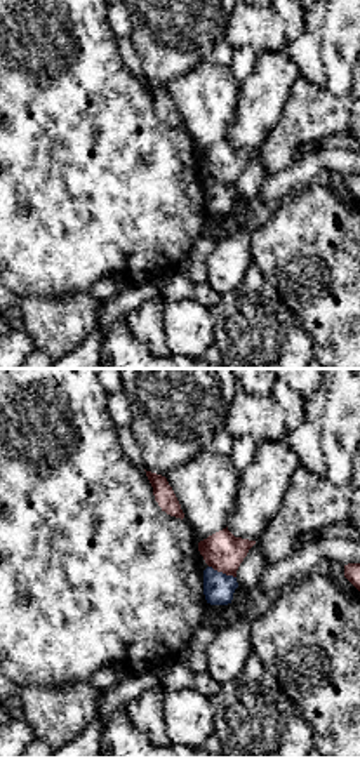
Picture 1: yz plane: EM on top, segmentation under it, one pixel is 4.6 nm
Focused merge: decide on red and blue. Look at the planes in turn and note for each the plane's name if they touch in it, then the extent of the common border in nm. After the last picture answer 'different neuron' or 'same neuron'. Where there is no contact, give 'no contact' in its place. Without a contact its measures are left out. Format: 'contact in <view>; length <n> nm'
contact in yz; length 140 nm

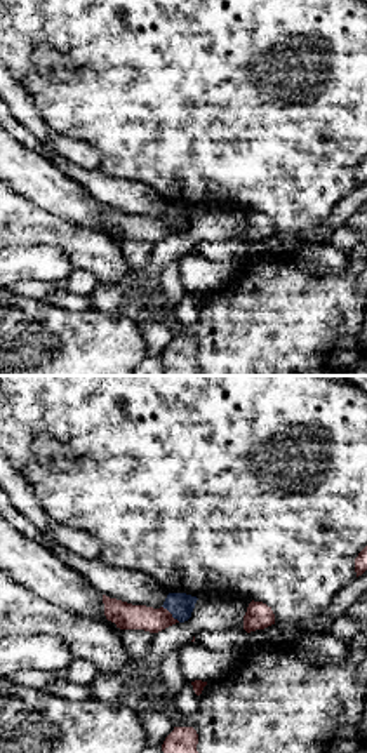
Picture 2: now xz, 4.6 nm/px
contact in xz; length 120 nm

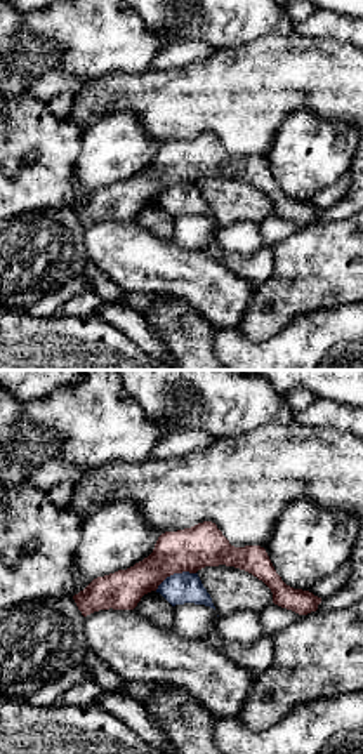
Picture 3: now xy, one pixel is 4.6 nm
contact in xy; length 200 nm

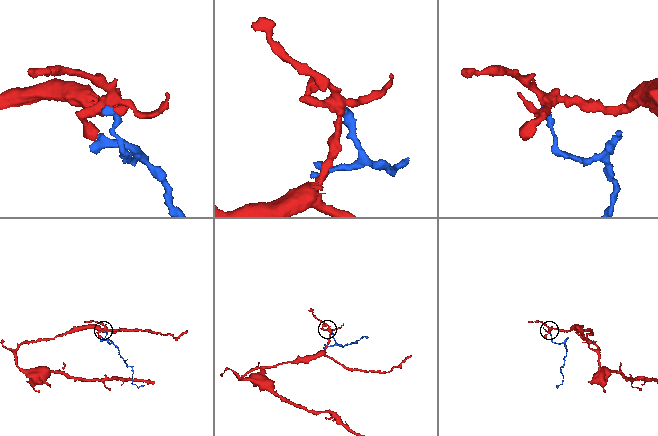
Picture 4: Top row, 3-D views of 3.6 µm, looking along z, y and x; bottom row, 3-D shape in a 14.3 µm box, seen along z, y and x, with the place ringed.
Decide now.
different neuron

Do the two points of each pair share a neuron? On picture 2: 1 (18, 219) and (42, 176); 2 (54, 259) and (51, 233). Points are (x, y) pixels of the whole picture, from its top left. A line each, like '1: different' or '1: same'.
1: different
2: different

